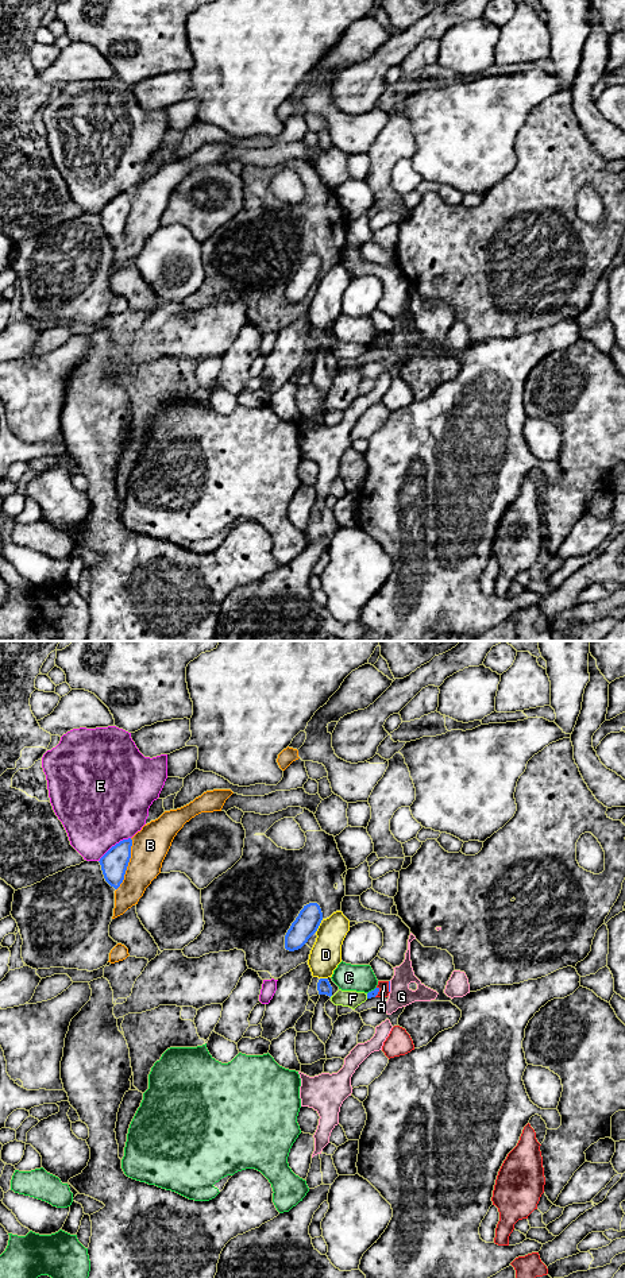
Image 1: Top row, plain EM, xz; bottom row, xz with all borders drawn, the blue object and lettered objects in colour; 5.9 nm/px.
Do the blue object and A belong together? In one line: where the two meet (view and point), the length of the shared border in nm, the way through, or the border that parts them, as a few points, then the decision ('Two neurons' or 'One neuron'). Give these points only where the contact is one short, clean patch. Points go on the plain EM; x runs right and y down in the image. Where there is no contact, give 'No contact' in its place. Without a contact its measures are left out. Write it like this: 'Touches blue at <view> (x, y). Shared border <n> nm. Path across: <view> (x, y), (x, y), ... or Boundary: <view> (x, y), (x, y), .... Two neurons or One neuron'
Touches blue at xz (389, 339). Shared border 70 nm. Boundary: xz (388, 334), (389, 344). Two neurons

